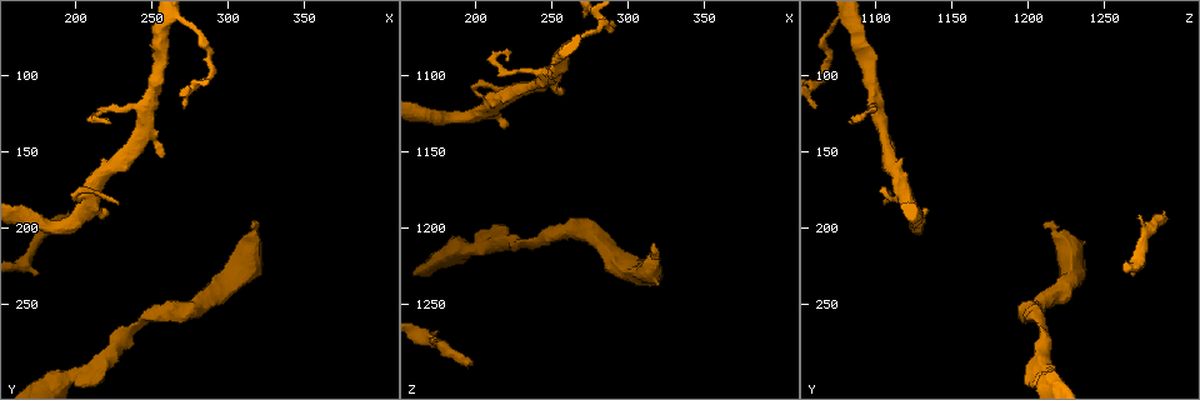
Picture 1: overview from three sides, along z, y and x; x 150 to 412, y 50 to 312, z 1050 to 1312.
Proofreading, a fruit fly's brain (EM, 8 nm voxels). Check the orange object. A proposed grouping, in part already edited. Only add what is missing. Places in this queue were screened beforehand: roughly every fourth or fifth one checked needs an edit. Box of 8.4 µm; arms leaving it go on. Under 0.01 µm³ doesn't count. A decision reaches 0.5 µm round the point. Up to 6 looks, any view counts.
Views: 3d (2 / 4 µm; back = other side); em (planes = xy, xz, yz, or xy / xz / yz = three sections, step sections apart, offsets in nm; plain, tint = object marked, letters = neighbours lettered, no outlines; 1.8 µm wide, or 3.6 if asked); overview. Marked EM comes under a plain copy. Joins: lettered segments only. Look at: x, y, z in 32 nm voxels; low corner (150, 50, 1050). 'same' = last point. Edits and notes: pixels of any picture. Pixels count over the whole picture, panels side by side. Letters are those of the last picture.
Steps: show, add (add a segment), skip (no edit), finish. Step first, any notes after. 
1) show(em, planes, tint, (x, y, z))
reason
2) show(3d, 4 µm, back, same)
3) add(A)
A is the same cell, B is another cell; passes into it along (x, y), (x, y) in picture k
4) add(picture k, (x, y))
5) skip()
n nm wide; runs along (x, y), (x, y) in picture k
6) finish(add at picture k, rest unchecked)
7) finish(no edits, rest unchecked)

show(em, yz, step 8, letters, (198, 196, 1290))

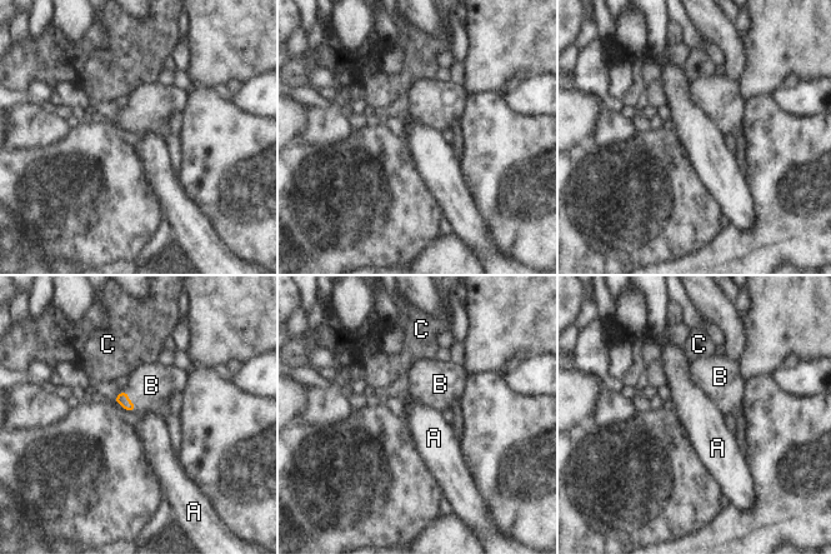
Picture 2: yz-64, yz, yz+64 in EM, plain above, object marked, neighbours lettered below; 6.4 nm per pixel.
show(em, planes, letters, same)

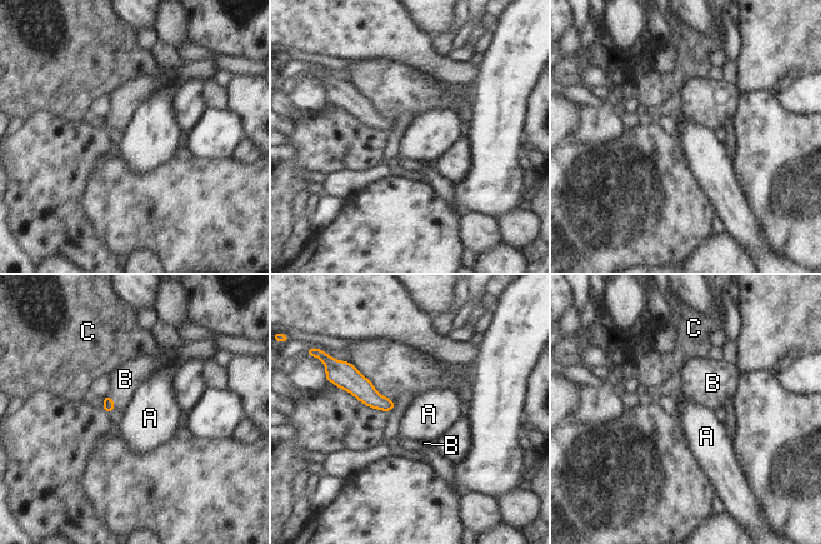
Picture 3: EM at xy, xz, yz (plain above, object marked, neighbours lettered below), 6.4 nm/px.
add(B)
B is the same cell, A and C are other cells; passes into it along (109, 405), (113, 402), (125, 379) in picture 3; it goes on there

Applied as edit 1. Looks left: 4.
show(overview)
redraw

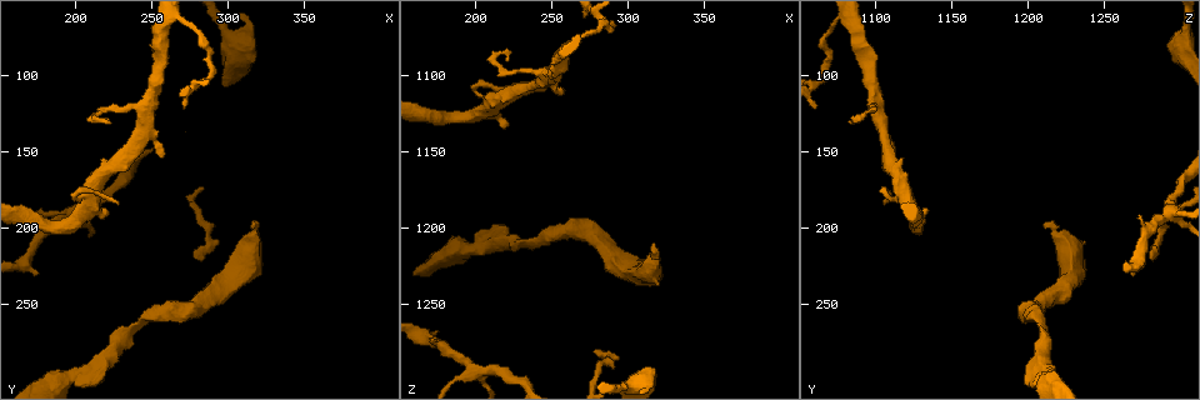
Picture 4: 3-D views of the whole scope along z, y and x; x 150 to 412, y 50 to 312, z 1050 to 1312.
show(3d, 4 µm, back, (318, 198, 1210))
an open end

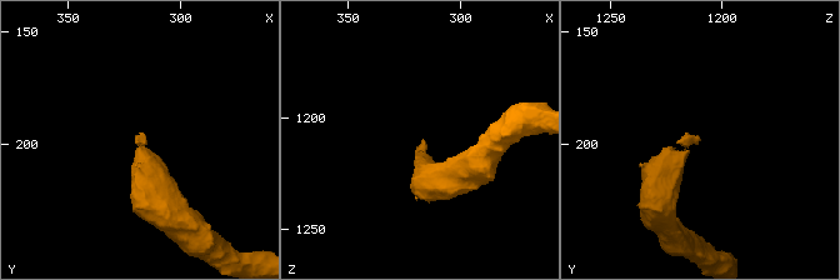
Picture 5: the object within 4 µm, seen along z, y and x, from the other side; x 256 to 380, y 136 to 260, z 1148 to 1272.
show(em, 3.6 µm, planes, tint, (317, 199, 1210))
need the tissue

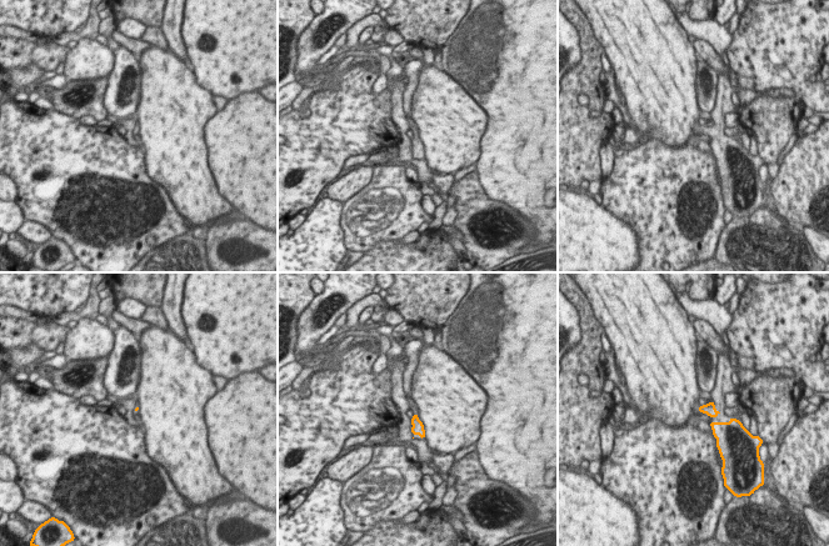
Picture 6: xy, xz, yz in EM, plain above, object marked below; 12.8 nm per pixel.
show(em, 3.6 µm, planes, letters, same)
see the neighbours

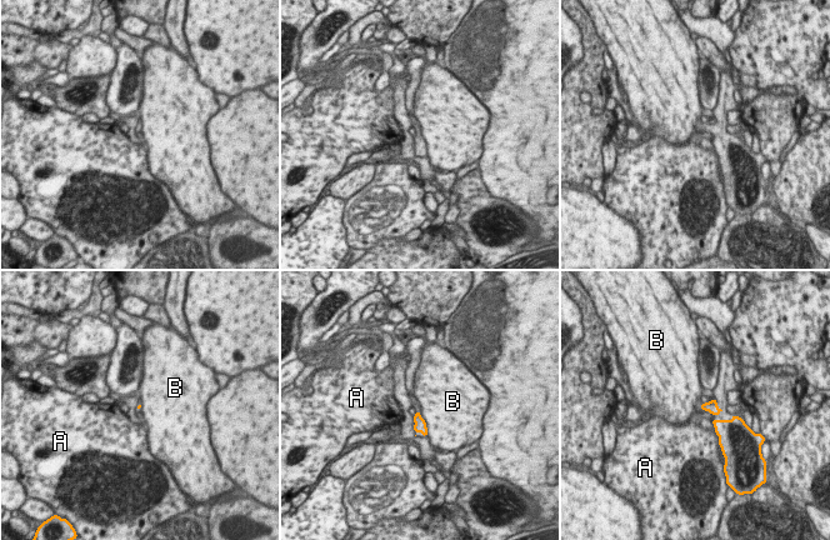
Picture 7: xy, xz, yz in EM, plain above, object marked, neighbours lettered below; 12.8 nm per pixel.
skip()
A and B are other cells; border along (421, 418), (426, 425), (428, 435) in picture 7; no lettered segment goes on from it

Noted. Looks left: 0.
finish(add at picture 3, rest unchecked)

